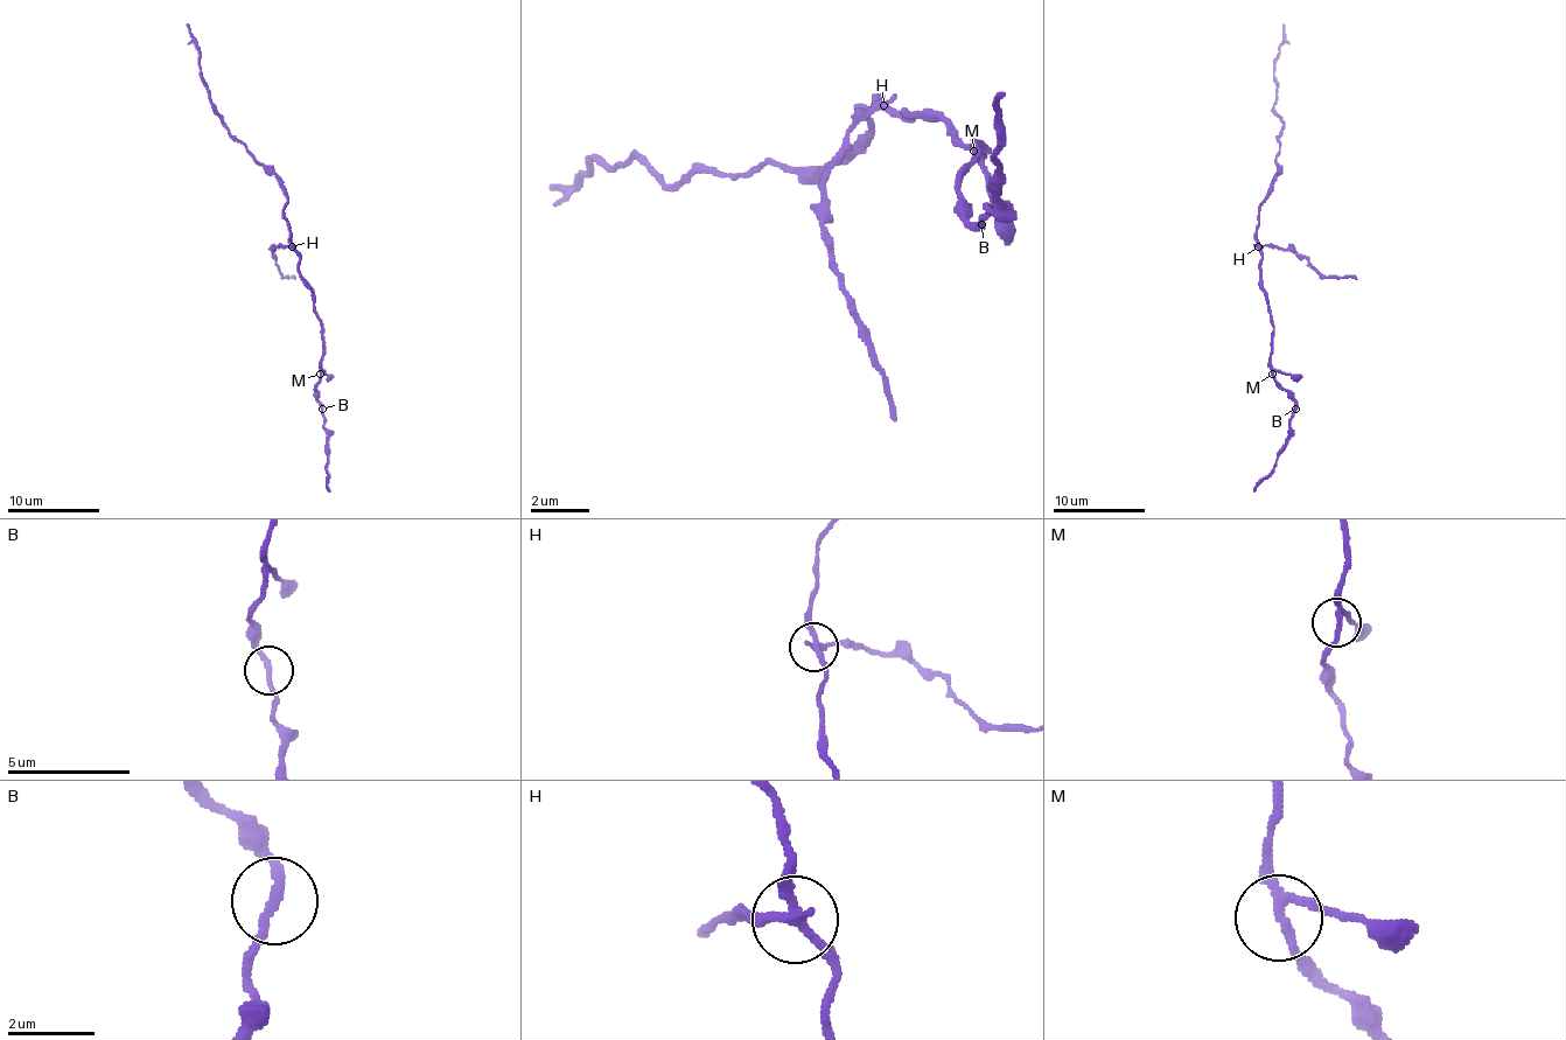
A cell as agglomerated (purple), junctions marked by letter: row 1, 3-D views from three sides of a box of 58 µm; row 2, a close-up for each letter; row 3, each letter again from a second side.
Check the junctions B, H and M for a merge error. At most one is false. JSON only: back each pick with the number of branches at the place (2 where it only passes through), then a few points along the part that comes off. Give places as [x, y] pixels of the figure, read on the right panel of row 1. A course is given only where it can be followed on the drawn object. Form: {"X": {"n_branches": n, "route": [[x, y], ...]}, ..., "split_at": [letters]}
{"H": {"n_branches": 3, "route": [[1258, 248], [1295, 250], [1327, 277], [1357, 279]]}, "split_at": ["H"]}

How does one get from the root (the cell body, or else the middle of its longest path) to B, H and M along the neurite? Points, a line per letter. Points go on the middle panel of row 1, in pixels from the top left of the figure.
B: (900, 114), (908, 121), (908, 114), (937, 114), (981, 158), (981, 144), (959, 180), (959, 210), (981, 224)
H: (900, 114), (893, 114), (886, 106)
M: (900, 114), (908, 121), (908, 114), (937, 114), (951, 128), (951, 137), (981, 158), (981, 144), (973, 151)

